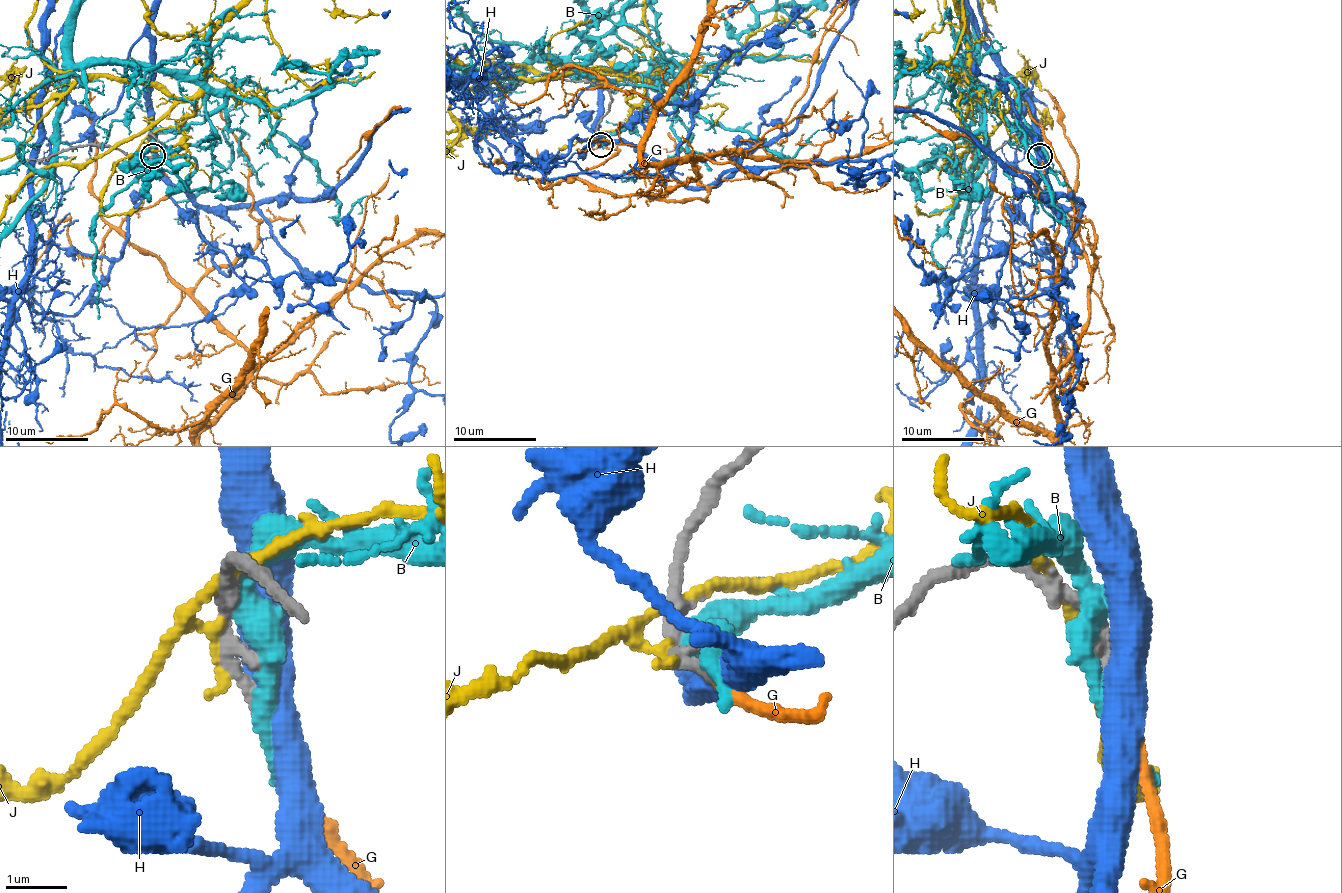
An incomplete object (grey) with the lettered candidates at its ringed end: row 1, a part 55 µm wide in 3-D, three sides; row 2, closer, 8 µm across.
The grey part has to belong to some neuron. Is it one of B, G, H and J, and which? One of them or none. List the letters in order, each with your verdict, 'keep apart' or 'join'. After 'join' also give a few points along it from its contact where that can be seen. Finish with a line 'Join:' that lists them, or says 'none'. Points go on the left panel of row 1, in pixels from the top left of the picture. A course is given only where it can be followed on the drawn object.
B: keep apart
G: join
H: keep apart
J: keep apart
Join: G

